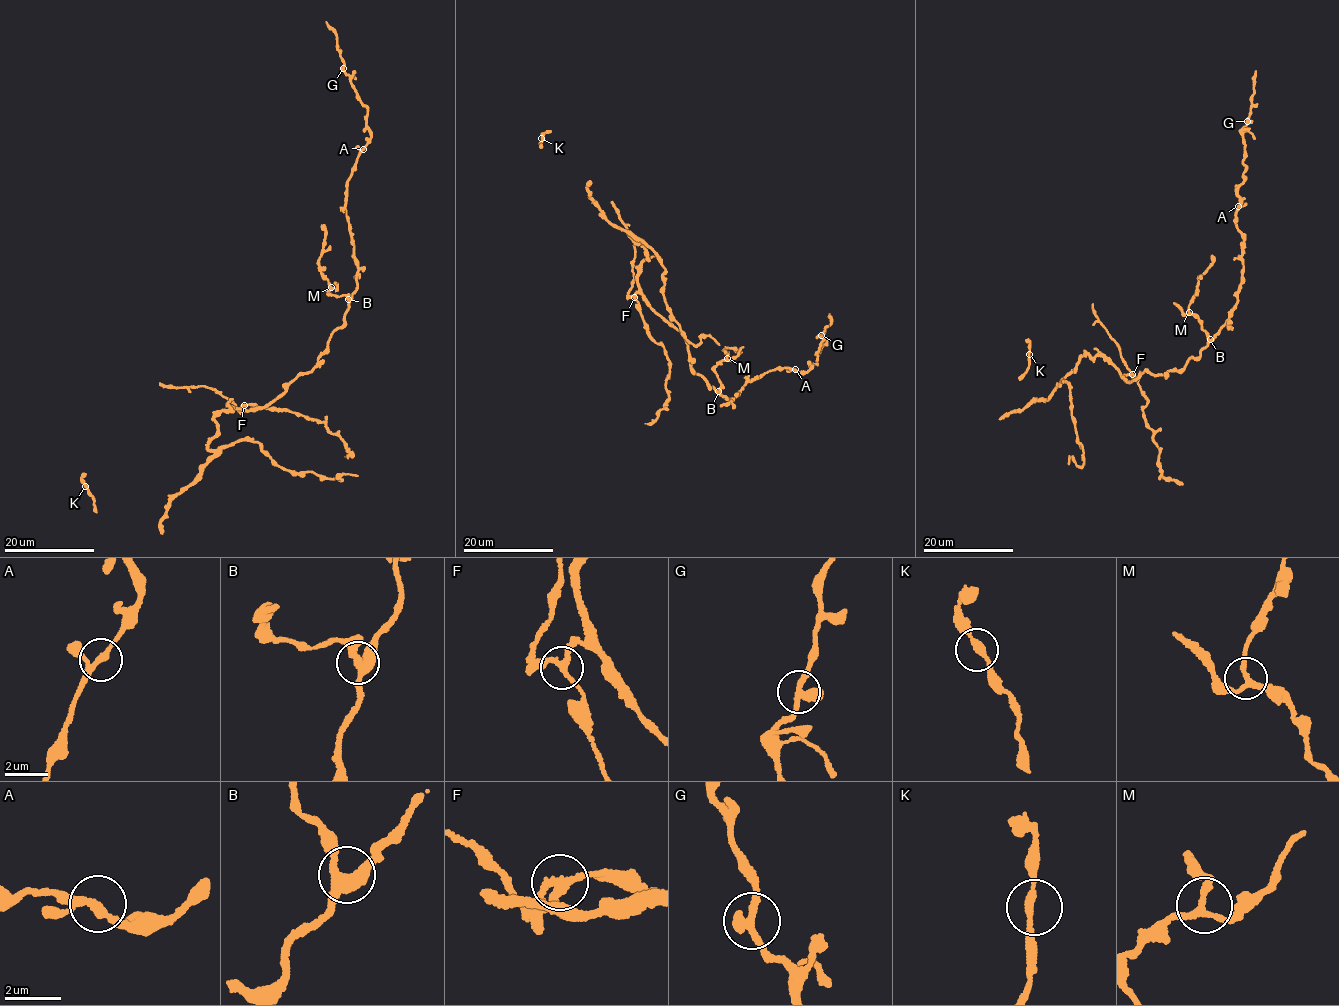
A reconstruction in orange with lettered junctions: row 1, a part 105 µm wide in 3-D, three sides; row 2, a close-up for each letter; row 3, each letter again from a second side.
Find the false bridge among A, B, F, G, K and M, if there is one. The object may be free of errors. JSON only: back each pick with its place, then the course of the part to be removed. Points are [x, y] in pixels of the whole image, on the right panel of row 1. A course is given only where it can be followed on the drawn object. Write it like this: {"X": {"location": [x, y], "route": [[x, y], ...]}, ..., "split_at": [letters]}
{"F": {"location": [1132, 374], "route": [[1132, 374], [1147, 399], [1142, 408], [1160, 454], [1162, 476], [1183, 485]]}, "split_at": ["F"]}

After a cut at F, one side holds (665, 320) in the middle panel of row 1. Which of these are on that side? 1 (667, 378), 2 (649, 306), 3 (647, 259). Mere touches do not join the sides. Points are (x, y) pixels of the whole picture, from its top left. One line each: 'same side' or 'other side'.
1: other side
2: same side
3: same side

